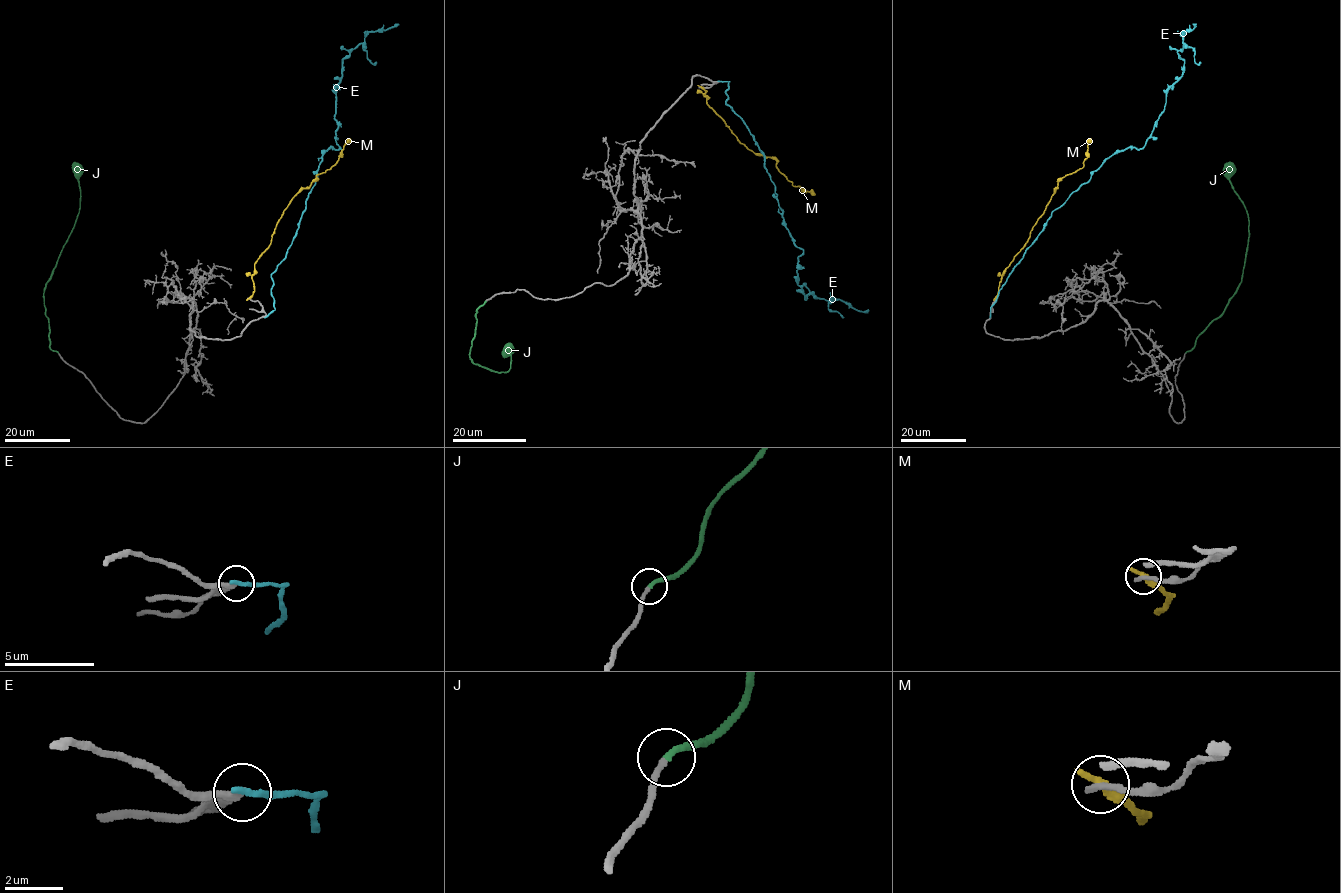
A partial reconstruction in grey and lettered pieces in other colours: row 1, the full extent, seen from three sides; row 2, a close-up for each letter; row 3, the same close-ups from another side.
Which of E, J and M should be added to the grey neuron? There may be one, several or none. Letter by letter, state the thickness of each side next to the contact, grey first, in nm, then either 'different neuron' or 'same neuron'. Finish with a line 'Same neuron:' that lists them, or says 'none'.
E: 260/260 nm | different neuron
J: 190/240 nm | same neuron
M: 280/440 nm | different neuron
Same neuron: J

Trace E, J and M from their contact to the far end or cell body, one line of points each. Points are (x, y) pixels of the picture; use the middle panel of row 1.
E: (719, 81), (729, 82), (726, 102), (764, 155), (803, 252), (804, 299), (813, 292), (868, 309)
J: (486, 301), (477, 310), (476, 332), (469, 357), (475, 364), (494, 372), (507, 372), (511, 355), (504, 349)
M: (701, 86), (706, 91), (706, 103), (739, 141), (755, 153), (774, 159), (793, 186), (814, 194)

